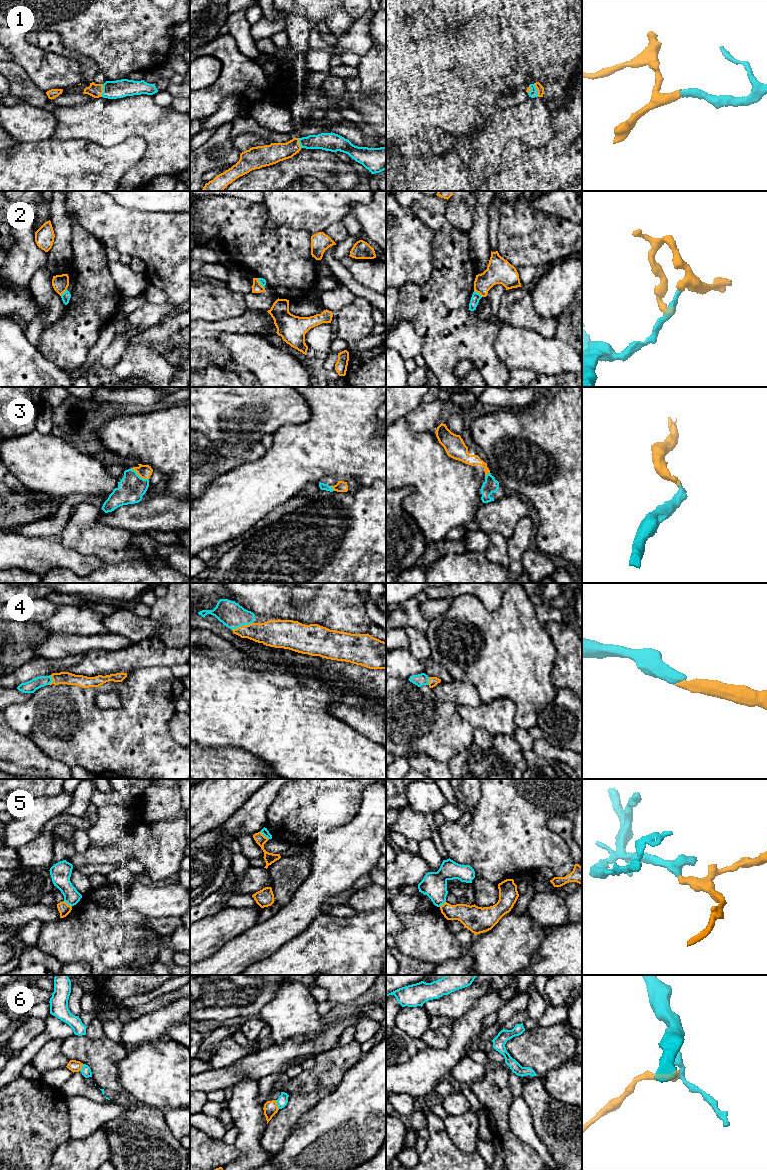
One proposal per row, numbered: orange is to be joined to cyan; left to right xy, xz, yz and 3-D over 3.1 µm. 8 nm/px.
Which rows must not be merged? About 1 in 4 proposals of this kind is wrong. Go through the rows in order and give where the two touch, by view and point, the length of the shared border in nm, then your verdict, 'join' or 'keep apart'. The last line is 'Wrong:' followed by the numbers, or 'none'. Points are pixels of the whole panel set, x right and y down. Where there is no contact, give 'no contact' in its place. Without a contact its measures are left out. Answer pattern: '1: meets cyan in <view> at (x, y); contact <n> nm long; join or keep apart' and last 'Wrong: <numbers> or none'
1: meets cyan in yz at (536, 90); contact 120 nm long; join
2: meets cyan in yz at (478, 293); contact 90 nm long; keep apart
3: meets cyan in xy at (139, 476); contact 170 nm long; join
4: meets cyan in xz at (242, 625); contact 180 nm long; join
5: meets cyan in xz at (264, 835); contact 100 nm long; keep apart
6: meets cyan in xz at (277, 1104); contact 80 nm long; keep apart
Wrong: 2, 5, 6

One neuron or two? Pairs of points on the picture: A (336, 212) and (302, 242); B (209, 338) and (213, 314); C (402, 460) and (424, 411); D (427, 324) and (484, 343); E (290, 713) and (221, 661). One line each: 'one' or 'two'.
A: two
B: two
C: two
D: one
E: one

